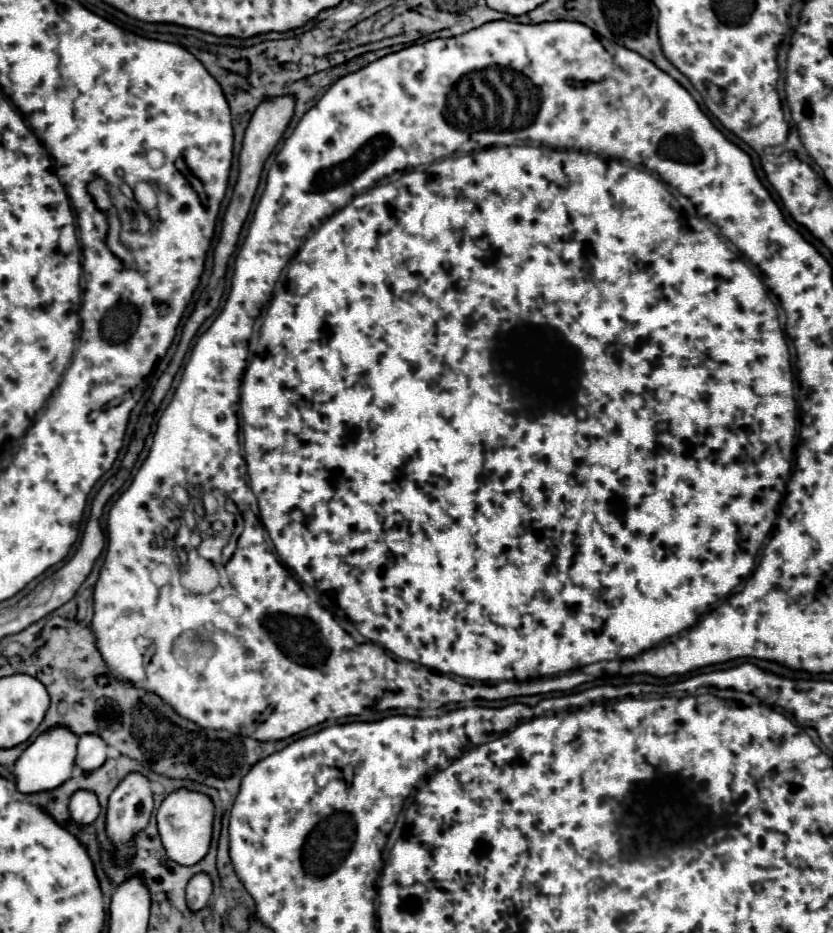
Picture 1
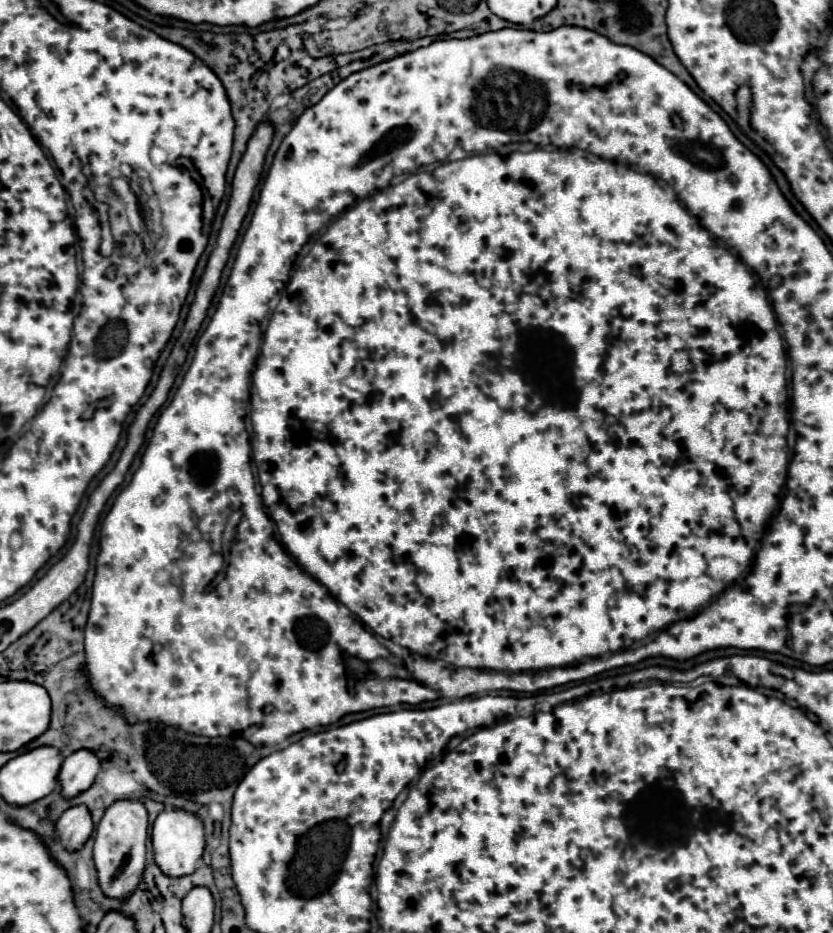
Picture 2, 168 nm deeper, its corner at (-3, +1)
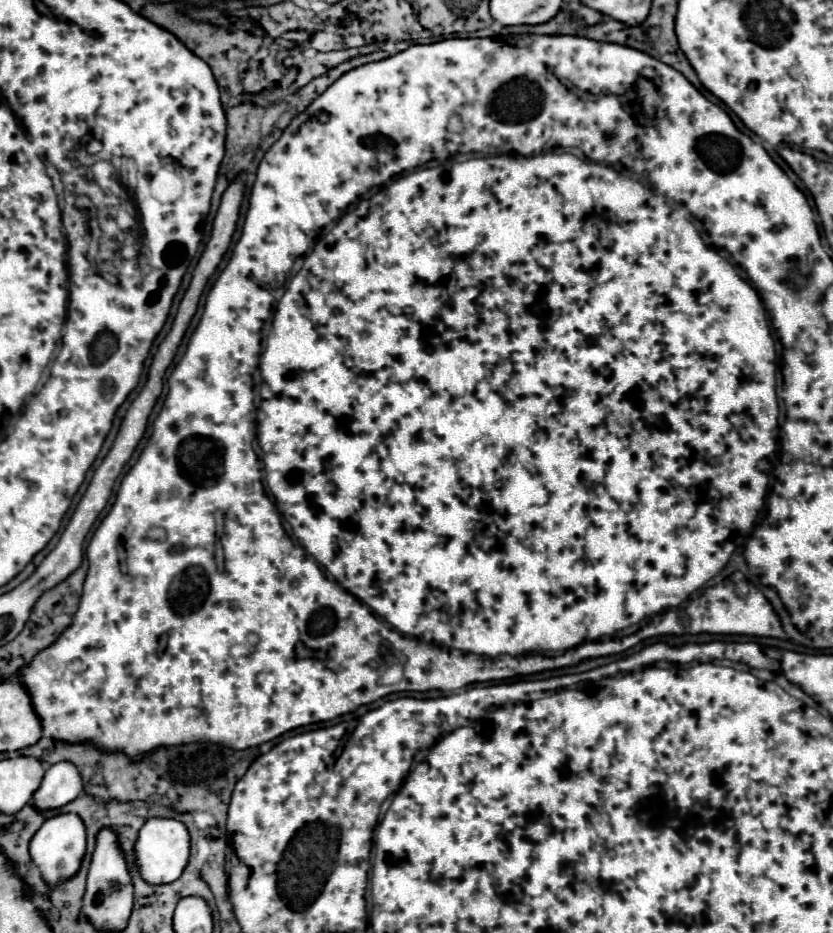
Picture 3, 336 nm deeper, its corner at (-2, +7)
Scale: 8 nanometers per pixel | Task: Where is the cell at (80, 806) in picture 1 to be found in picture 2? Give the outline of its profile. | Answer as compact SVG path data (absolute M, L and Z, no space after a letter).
M79 804L79 806L71 806L69 810L65 810L63 816L59 818L57 832L65 848L75 850L81 844L85 844L93 832L93 820L91 820L91 812L87 810L87 806Z

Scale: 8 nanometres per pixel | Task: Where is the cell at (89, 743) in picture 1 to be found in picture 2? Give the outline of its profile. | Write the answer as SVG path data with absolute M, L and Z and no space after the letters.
M81 748L63 760L59 772L59 788L63 796L73 798L79 792L87 790L101 770L101 760L95 752Z

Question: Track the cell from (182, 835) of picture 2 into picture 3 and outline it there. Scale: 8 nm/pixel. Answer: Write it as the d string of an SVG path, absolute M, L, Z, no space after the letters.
M148 818L146 824L140 828L138 840L134 844L134 864L142 880L154 886L168 884L180 878L184 866L188 864L188 854L190 854L190 834L182 822L170 818Z

